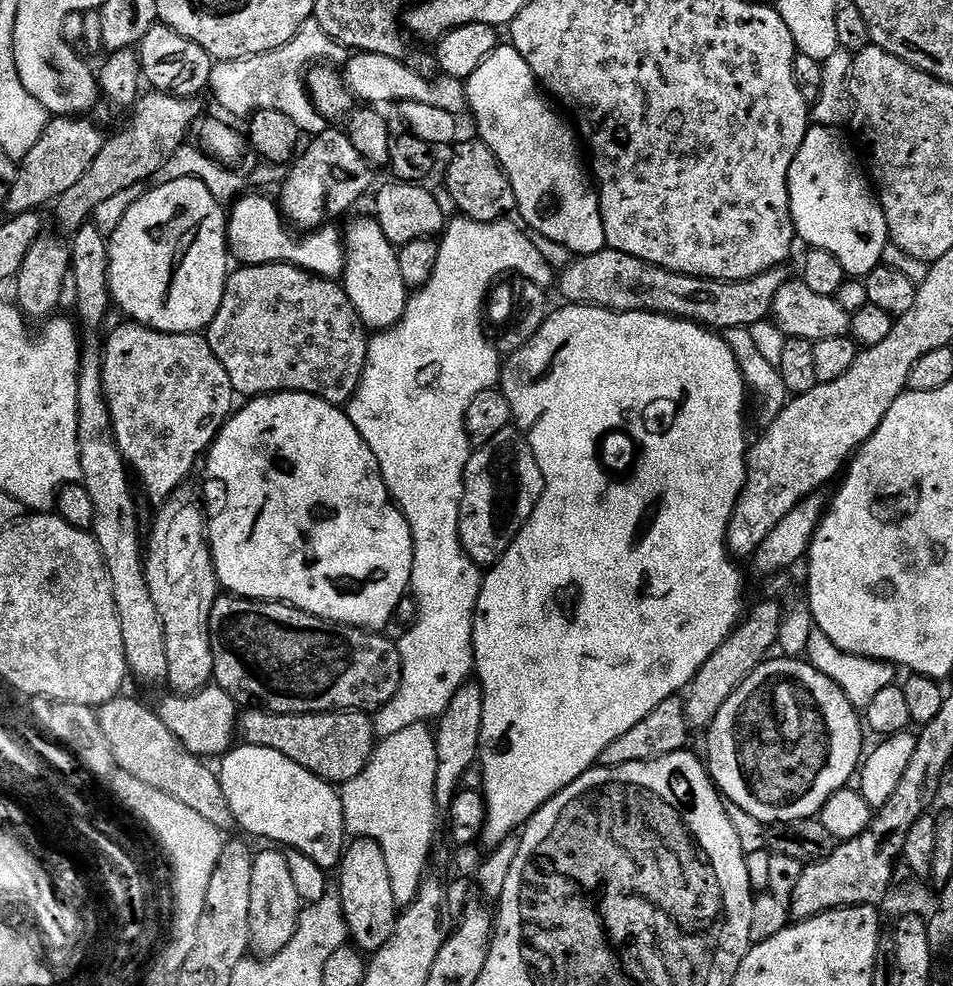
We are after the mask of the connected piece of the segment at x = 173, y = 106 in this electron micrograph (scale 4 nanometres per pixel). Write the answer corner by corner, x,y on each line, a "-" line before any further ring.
155,90
147,94
141,95
131,109
132,125
117,136
109,135
102,150
98,150
98,158
90,162
90,170
86,170
82,179
55,201
56,224
60,227
58,232
61,237
72,238
84,224
93,219
98,206
108,198
132,186
147,185
148,179
162,171
171,162
172,155
185,147
188,131
192,127
193,131
201,119
201,101
196,98
183,100

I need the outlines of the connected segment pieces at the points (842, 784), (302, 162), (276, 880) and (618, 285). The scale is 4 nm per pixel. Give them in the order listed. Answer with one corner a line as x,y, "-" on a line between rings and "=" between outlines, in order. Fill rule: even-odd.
769,658
758,665
750,678
726,698
726,706
718,710
714,722
706,729
706,767
713,784
729,805
737,804
764,826
819,817
828,799
853,783
866,752
866,728
861,713
844,697
840,687
807,659
779,659
=
327,130
309,144
312,145
293,159
284,182
278,188
278,207
285,221
300,234
317,232
329,221
336,222
359,202
360,196
373,191
373,169
360,157
360,152
354,150
352,137
347,131
=
272,846
265,848
268,848
265,852
257,851
253,855
254,875
250,877
251,951
260,958
277,956
284,949
286,942
294,936
302,911
302,901
298,898
298,890
294,890
287,855
=
607,246
598,254
581,256
571,262
573,264
561,276
560,273
558,276
560,296
564,299
561,301
567,302
569,305
581,304
587,308
601,308
611,312
653,312
656,316
672,316
675,320
699,324
702,328
715,330
720,334
728,334
731,328
747,330
752,325
769,319
772,315
774,300
778,298
778,292
790,279
789,273
784,273
785,269
778,267
772,268
769,272
763,272
762,275
755,276
750,280
707,280
647,264
642,262
642,258
622,254

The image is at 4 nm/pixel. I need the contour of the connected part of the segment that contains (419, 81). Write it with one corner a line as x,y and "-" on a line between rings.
361,52
351,57
345,68
342,68
344,83
357,101
368,106
384,106
380,104
405,104
418,102
426,106
438,106
438,110
446,110
451,116
460,118
469,111
466,88
461,81
453,80
451,76
441,75
440,80
431,84
424,76
419,76
412,68
404,65
403,59
386,58
382,54

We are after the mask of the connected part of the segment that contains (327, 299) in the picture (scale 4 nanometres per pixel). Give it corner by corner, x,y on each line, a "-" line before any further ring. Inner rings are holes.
249,264
229,275
222,306
206,329
214,358
222,362
237,397
272,396
275,392
301,392
337,406
347,405
358,390
368,357
369,333
358,318
343,287
333,279
303,272
293,264

